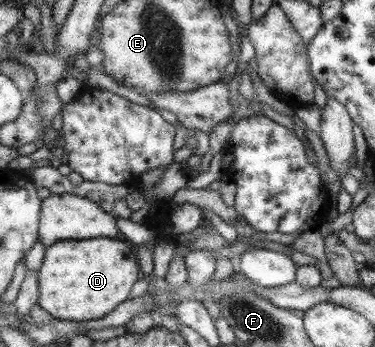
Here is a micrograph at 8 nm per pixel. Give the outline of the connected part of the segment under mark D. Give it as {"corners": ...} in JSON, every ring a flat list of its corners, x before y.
{"corners":[[108,237,61,240,52,243,45,253,45,265,36,272,37,305,57,320,87,322,99,320,127,299,139,269,131,249]]}

